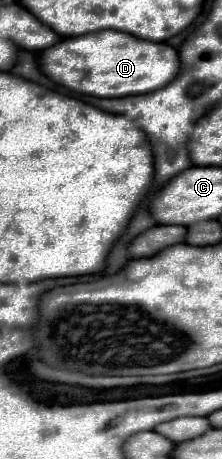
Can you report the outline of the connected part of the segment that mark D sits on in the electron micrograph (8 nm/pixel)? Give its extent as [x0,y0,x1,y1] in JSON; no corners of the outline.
[40,31,180,97]

